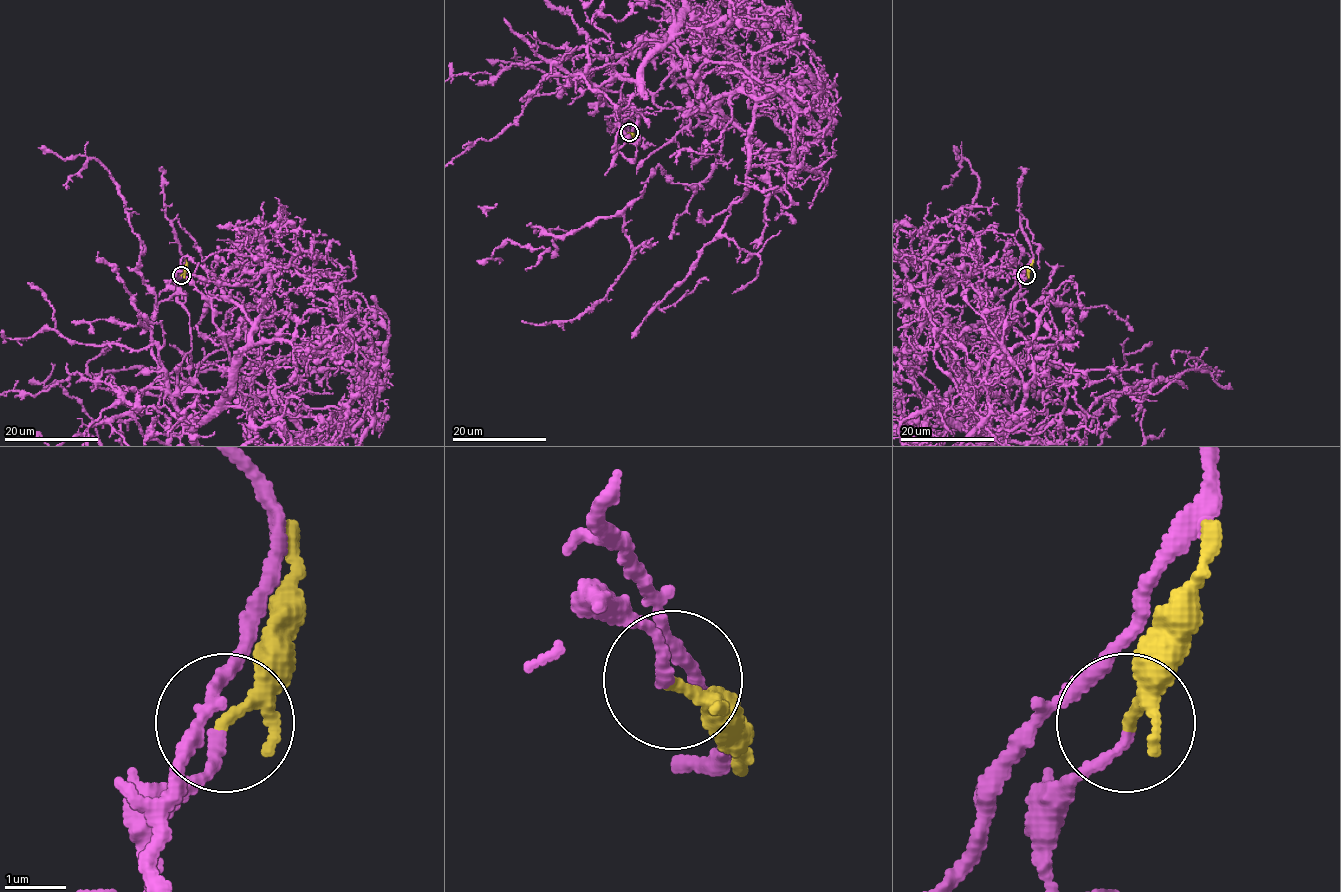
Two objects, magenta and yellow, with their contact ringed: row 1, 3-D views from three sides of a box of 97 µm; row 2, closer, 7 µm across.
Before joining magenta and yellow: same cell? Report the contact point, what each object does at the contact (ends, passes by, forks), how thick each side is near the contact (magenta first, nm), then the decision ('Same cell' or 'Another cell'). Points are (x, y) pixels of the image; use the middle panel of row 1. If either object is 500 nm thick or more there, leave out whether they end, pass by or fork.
Place: (629, 132). At the ring magenta ends. At the ring yellow passes by. Thickness 140 nm (magenta) against 160 nm. Same cell

